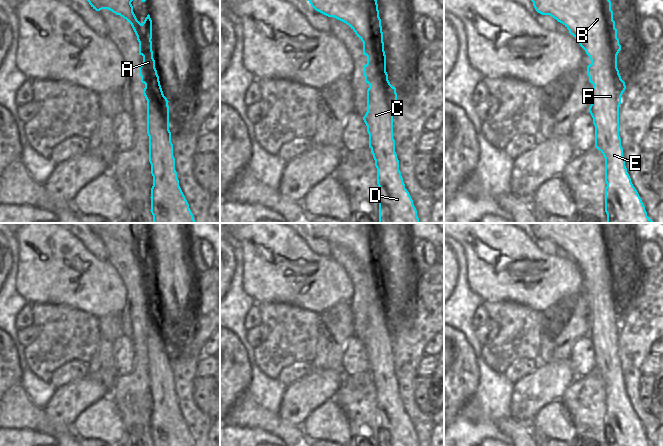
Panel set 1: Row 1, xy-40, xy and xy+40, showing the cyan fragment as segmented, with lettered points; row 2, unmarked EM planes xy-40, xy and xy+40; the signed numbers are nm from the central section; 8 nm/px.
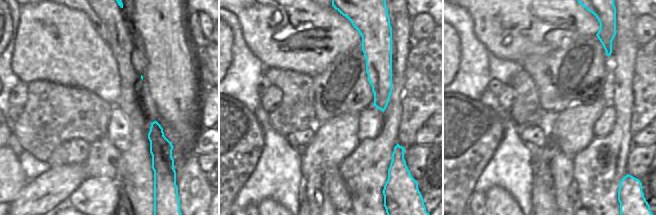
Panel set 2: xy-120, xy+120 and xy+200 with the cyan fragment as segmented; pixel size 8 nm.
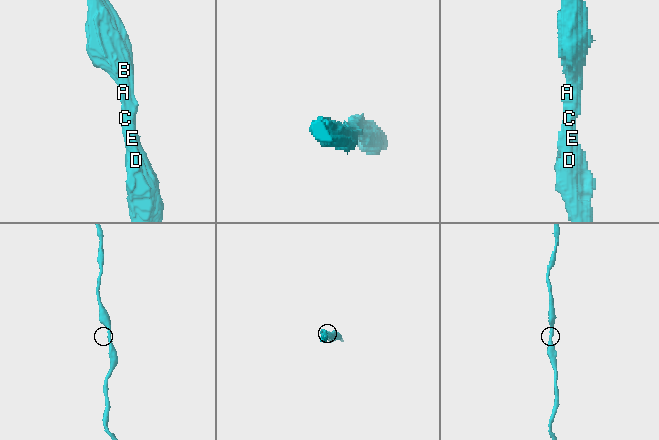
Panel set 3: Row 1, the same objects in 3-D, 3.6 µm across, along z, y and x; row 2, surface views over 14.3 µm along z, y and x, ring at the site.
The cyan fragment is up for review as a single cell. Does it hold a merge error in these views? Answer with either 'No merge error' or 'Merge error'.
No merge error.

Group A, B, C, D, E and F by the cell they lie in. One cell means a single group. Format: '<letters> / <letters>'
A B C D E F

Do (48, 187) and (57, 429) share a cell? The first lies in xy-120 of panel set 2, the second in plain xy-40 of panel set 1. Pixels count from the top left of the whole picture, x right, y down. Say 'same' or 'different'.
different

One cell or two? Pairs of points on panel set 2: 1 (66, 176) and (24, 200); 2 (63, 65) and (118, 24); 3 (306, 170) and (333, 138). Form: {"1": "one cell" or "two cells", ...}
{"1": "one cell", "2": "two cells", "3": "one cell"}

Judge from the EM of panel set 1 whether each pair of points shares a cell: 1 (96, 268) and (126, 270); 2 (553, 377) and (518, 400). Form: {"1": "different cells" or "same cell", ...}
{"1": "different cells", "2": "same cell"}

